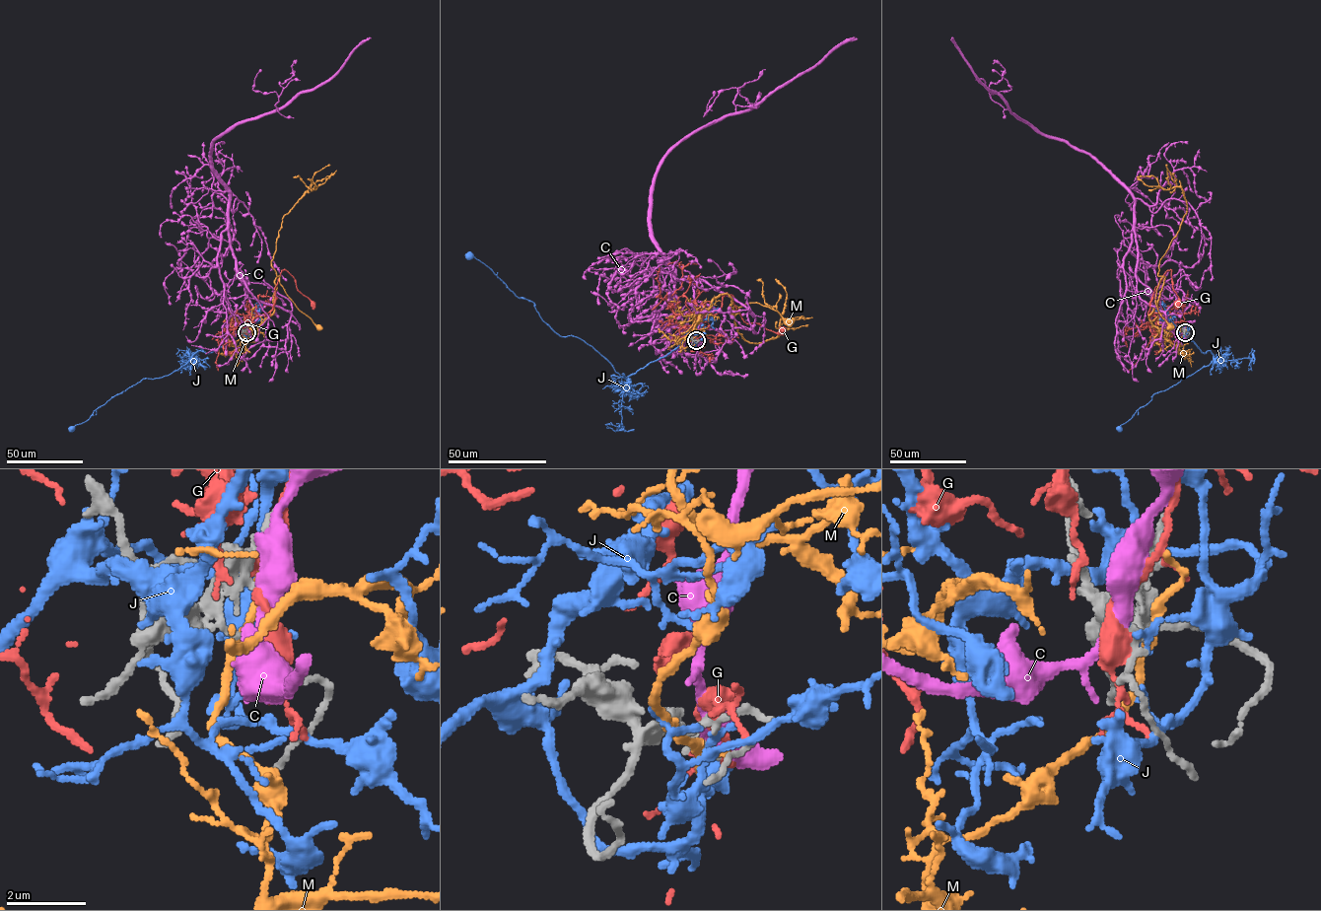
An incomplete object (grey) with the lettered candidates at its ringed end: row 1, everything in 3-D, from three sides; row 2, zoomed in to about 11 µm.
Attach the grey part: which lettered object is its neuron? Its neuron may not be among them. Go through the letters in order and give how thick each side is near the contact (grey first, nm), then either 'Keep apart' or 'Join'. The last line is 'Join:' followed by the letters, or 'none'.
C: Thickness 180 nm (grey) against 360 nm. Keep apart
G: Thickness 180 nm (grey) against 440 nm. Keep apart
J: Thickness 180 nm (grey) against 190 nm. Join
M: Thickness 200 nm (grey) against 220 nm. Keep apart
Join: J

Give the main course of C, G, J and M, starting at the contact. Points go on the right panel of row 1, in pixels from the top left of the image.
C: (1184, 331), (1160, 320), (1153, 293), (1136, 276), (1131, 194), (1088, 154), (1014, 114), (951, 38)
G: (1184, 332), (1185, 321), (1167, 322), (1162, 315), (1149, 312), (1154, 288), (1166, 271), (1171, 270), (1178, 303)
J: (1185, 332), (1189, 328), (1183, 329), (1187, 336), (1202, 352), (1210, 351), (1213, 360), (1154, 393), (1120, 428)
M: (1185, 332), (1173, 345), (1149, 319), (1163, 276), (1156, 292), (1156, 307), (1169, 328)

